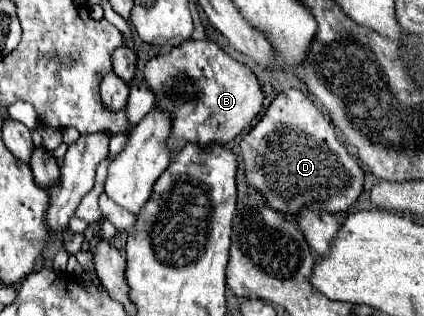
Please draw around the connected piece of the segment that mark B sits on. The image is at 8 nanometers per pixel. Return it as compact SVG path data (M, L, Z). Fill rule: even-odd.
M187 39L179 47L149 59L143 77L155 95L157 109L171 115L171 135L165 143L169 151L183 149L187 141L199 147L211 143L225 145L261 111L263 93L255 73L211 41Z

